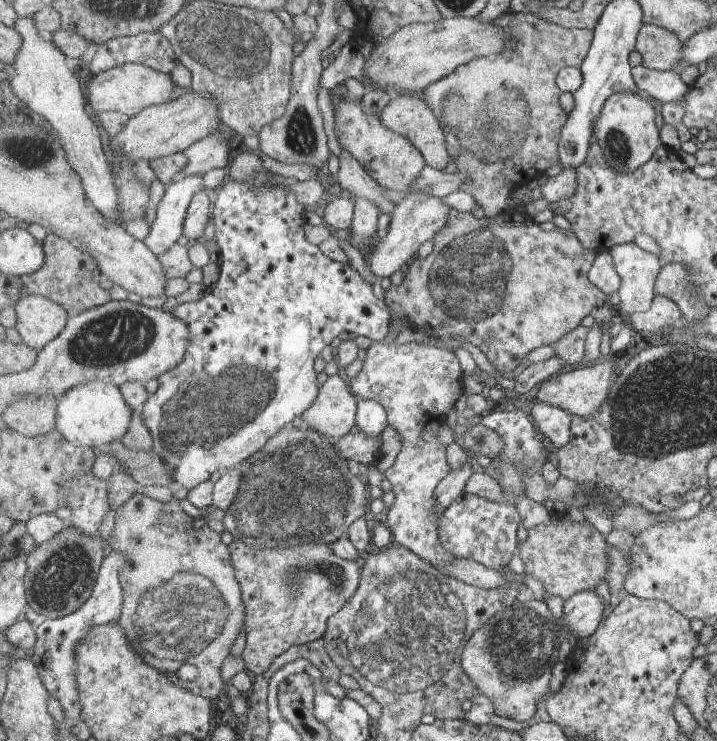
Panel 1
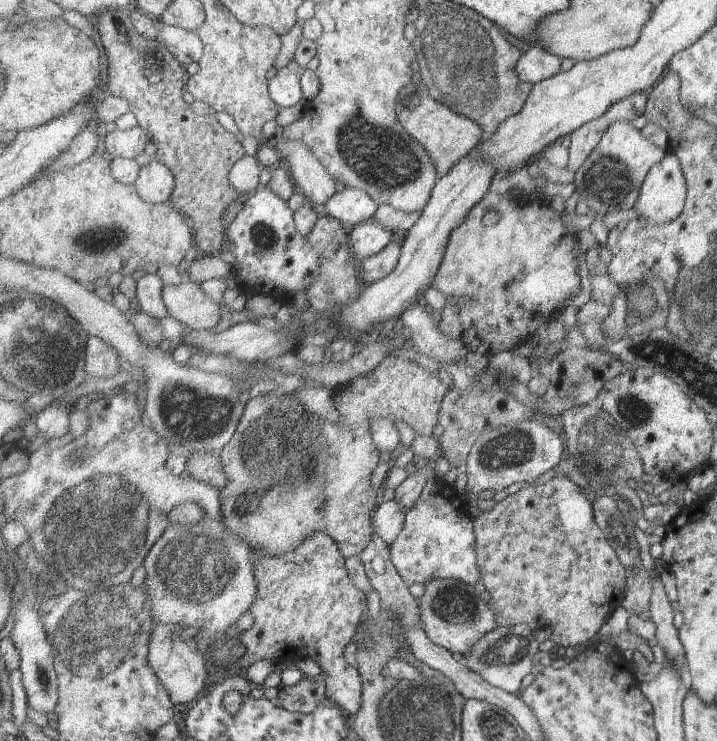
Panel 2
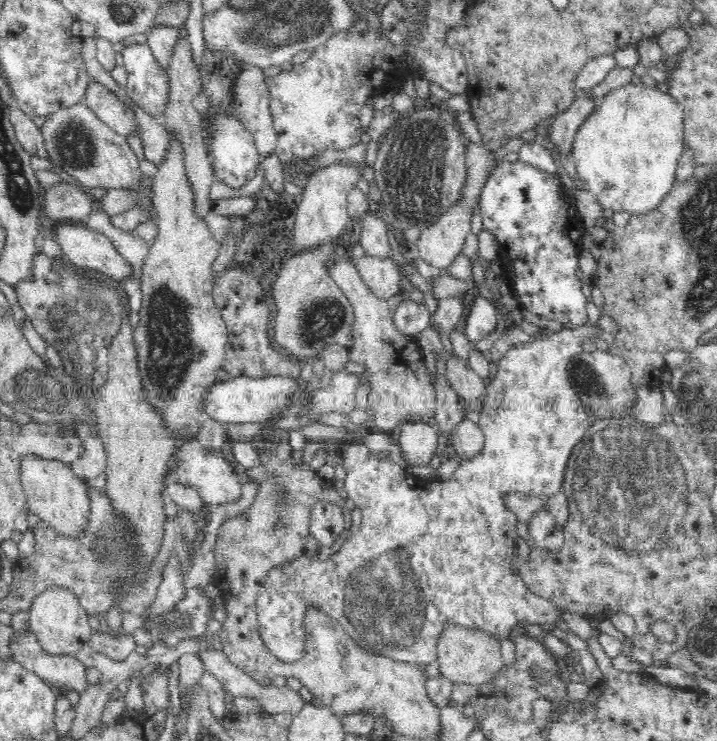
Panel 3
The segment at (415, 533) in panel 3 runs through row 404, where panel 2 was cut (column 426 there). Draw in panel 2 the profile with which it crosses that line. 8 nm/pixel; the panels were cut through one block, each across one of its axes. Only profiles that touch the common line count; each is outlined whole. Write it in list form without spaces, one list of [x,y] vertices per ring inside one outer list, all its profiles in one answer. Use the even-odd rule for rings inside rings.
[[[431,478],[416,504],[406,510],[404,517],[403,530],[391,545],[391,559],[407,586],[417,583],[426,584],[435,579],[455,579],[467,584],[483,580],[478,566],[474,518],[467,516],[467,512],[461,506],[461,498],[452,486],[448,486],[439,478]]]

